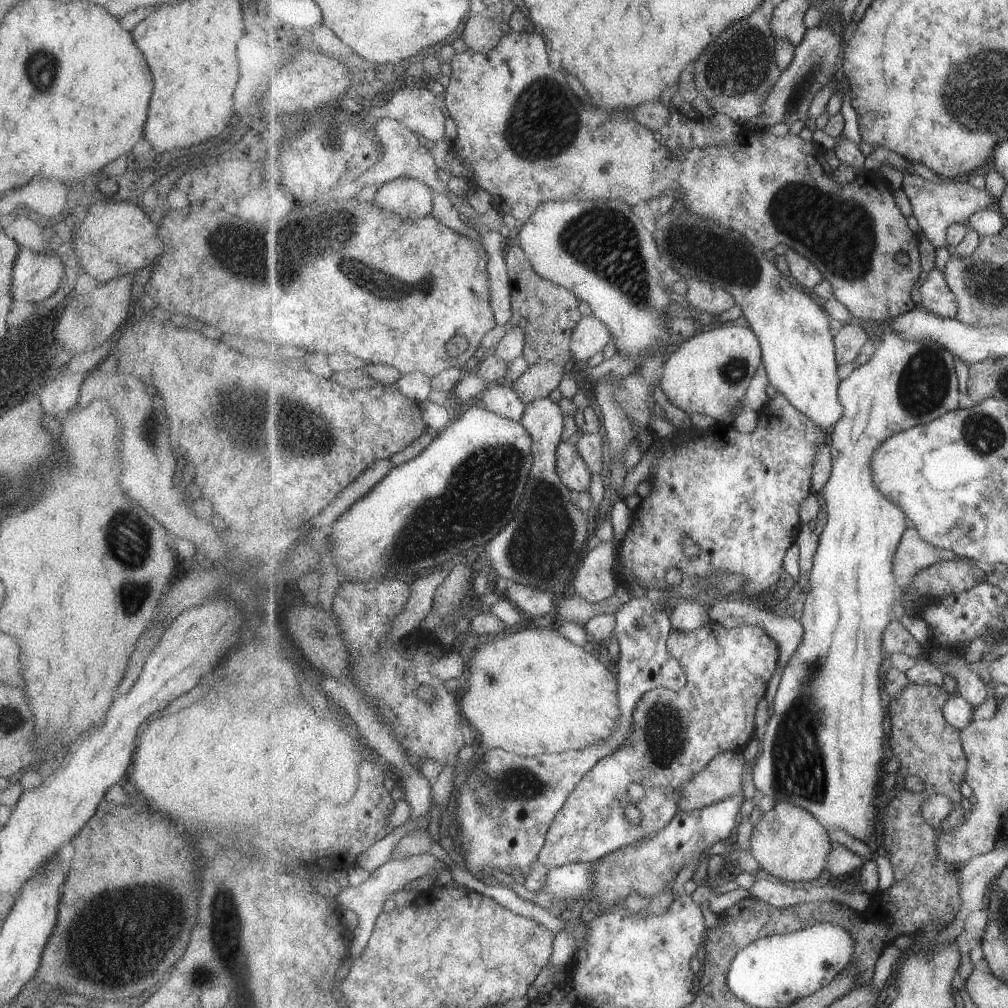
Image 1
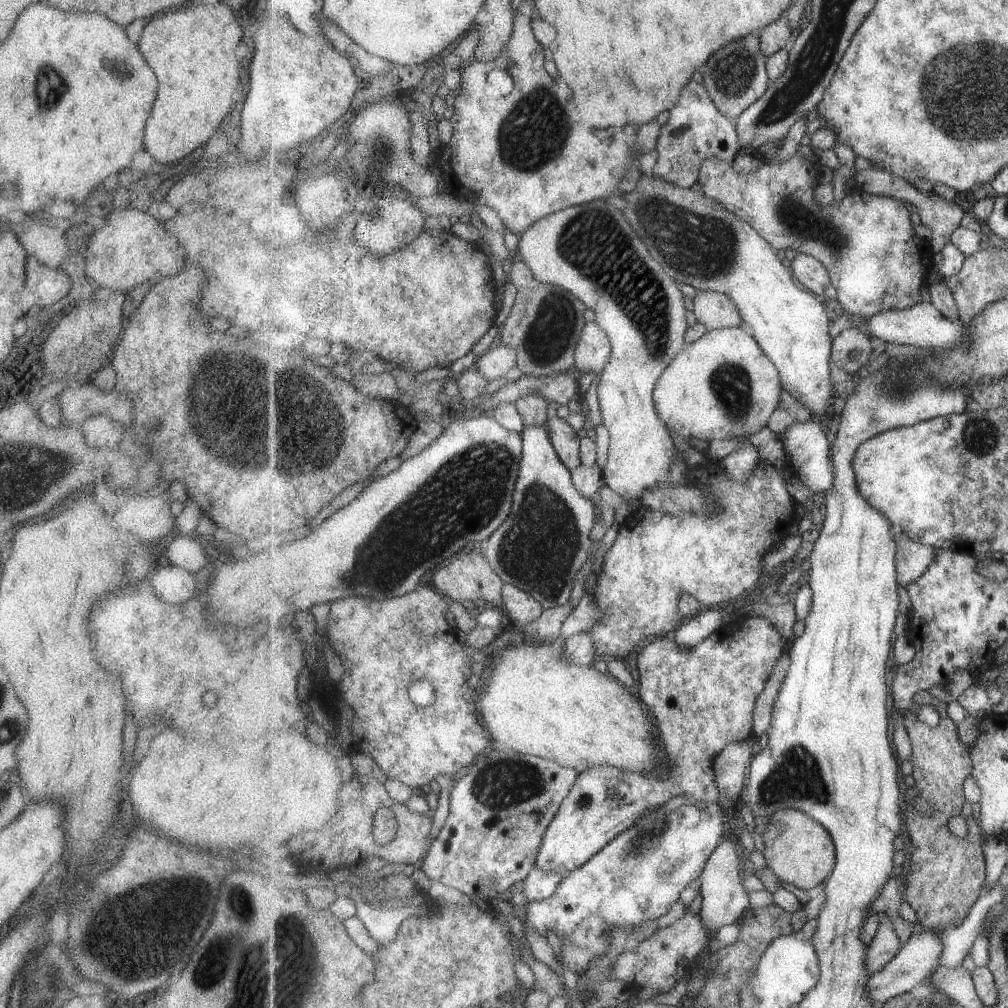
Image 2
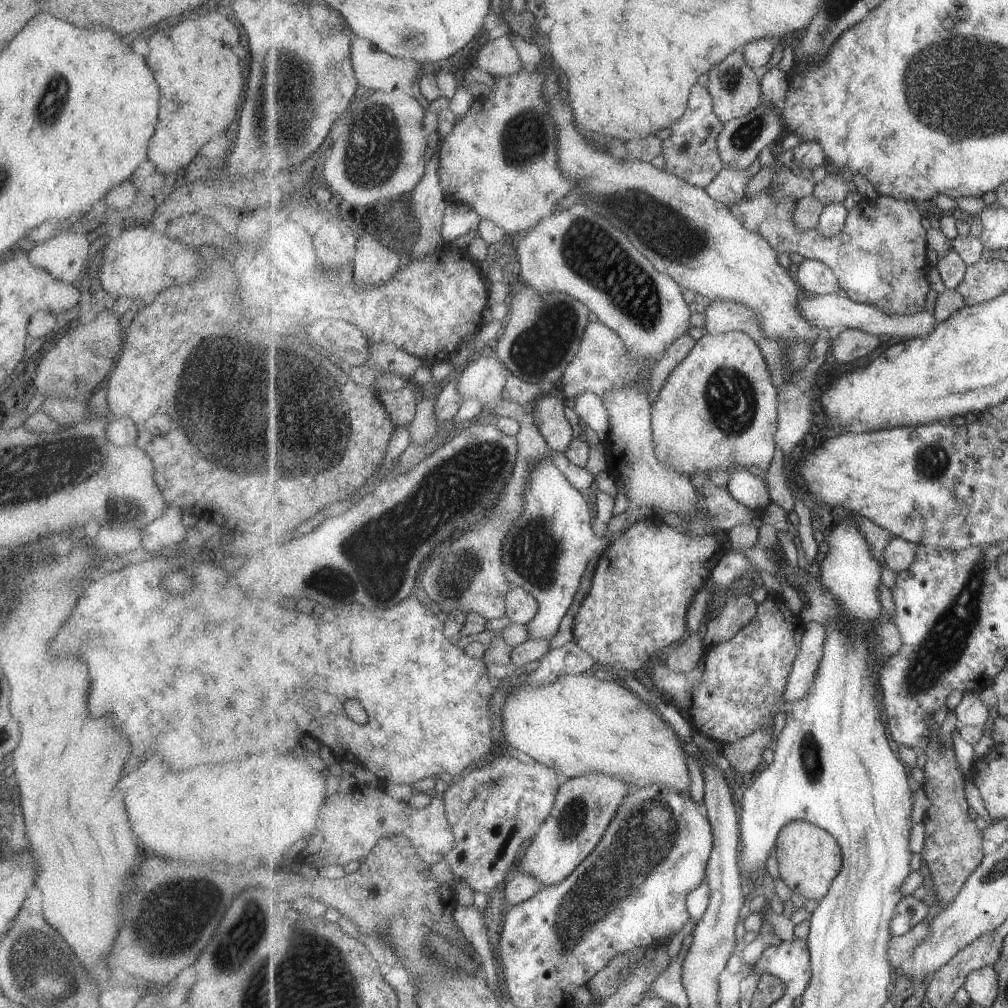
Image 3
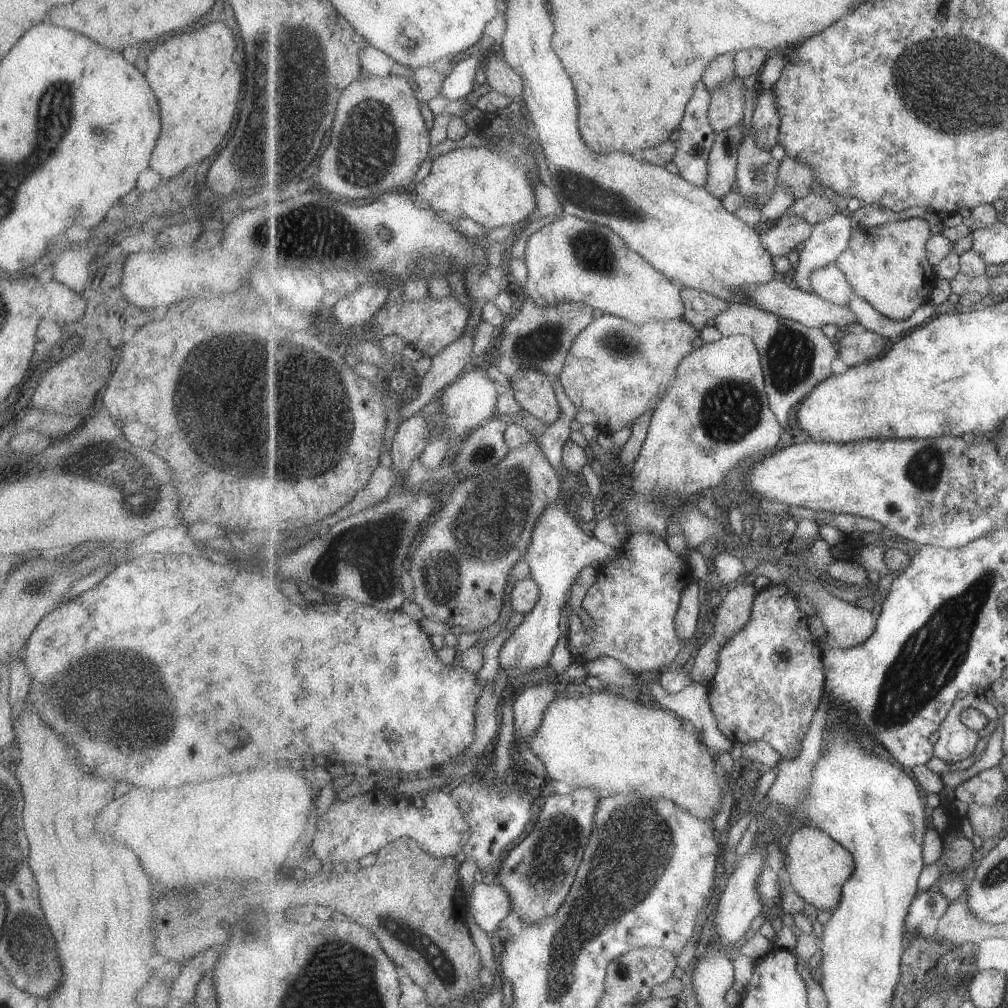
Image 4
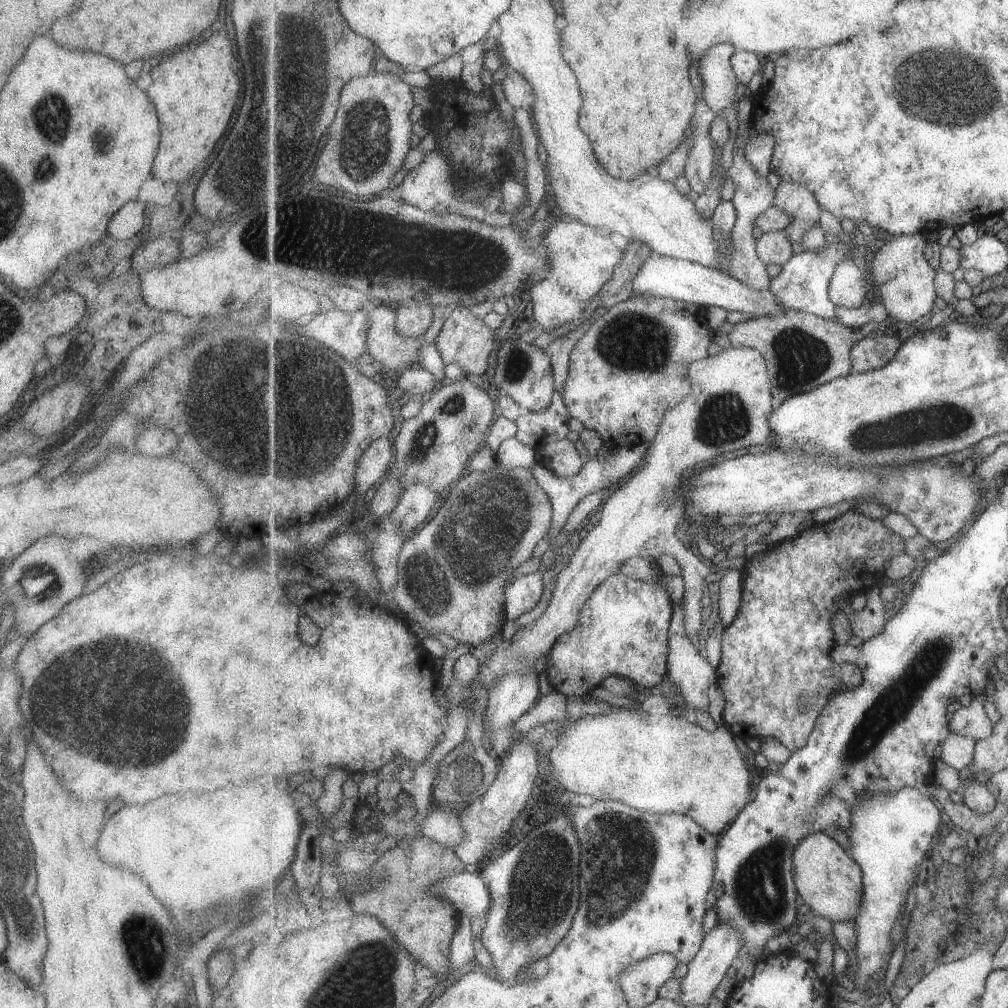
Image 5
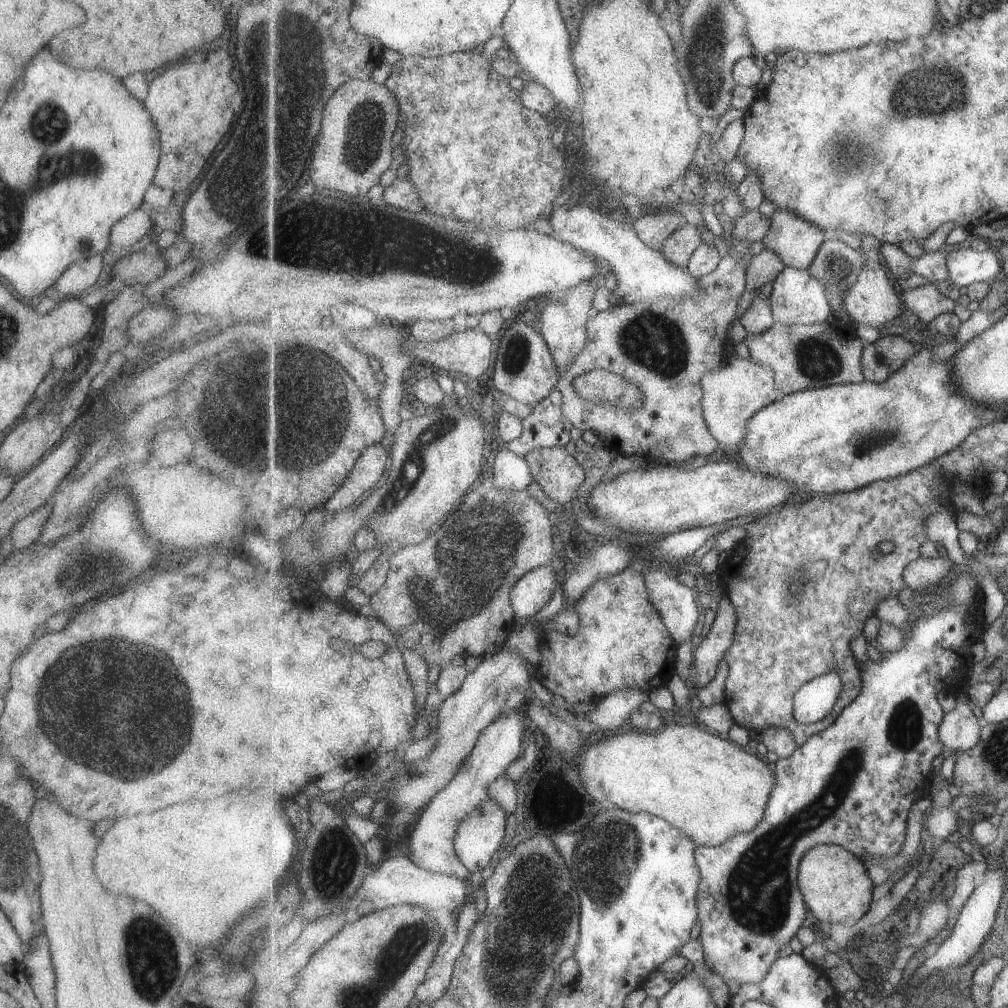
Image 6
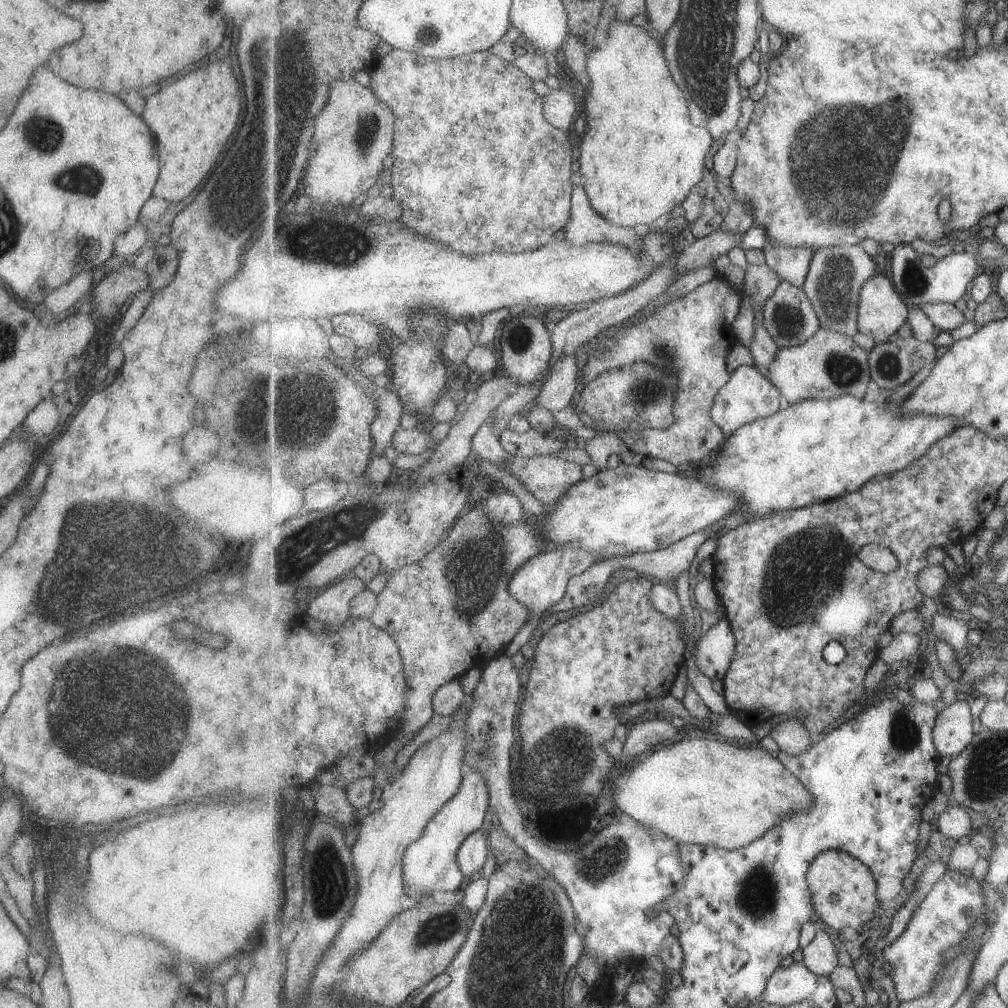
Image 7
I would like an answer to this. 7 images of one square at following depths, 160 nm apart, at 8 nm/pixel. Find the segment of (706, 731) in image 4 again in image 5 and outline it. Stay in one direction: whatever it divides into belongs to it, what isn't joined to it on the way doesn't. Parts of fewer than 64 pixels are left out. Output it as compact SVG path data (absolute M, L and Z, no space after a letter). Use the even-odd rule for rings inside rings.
M684 600L677 604L678 608L675 610L671 628L668 648L668 678L675 686L681 688L682 697L677 700L677 710L683 704L690 704L694 710L701 708L706 710L710 703L710 696L708 690L712 684L718 682L718 669L713 668L709 664L709 660L706 660L701 654L699 654L698 645L695 643L695 639L690 638L687 634L686 626L684 623Z

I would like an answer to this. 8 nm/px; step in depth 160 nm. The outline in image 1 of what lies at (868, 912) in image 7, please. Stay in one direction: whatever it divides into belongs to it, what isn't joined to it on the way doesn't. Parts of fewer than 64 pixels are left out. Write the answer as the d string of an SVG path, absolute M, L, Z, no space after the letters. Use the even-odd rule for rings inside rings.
M788 802L775 803L771 810L763 813L751 836L751 854L760 868L792 884L817 883L834 846L827 828L812 812Z

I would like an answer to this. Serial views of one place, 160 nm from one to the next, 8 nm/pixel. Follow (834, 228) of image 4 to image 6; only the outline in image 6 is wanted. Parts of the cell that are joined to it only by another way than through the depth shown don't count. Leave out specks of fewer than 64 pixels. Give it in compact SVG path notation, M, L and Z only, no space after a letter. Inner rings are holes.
M786 266L785 270L774 280L768 301L776 318L775 322L786 325L825 323L832 314L830 300L826 295L826 287L822 282L815 280L808 270L802 271Z

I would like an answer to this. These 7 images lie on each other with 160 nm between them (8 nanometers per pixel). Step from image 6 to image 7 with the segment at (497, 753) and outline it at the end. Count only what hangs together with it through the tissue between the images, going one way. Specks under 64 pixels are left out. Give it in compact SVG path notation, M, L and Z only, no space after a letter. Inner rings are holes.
M466 768L457 794L441 808L427 824L424 835L405 853L403 865L404 889L407 896L419 902L430 899L435 892L455 892L463 884L465 875L459 866L458 850L467 837L483 826L485 812L490 809L490 788L484 774Z

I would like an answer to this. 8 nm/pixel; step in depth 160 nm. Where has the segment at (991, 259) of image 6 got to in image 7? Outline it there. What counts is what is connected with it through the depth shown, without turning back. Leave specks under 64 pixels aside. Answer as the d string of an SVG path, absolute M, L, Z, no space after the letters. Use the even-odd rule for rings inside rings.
M910 243L896 245L891 256L892 280L909 308L923 308L924 305L935 303L959 302L967 294L967 288L969 284L972 284L971 280L983 270L973 255L967 252L952 253L937 261L935 266L926 267L919 260L919 254L913 250Z

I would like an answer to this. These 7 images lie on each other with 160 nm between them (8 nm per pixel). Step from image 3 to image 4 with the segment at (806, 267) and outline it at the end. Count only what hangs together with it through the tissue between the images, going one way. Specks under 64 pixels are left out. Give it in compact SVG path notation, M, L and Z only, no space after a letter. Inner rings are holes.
M837 264L814 271L812 287L815 294L842 307L849 306L856 296L854 286Z

